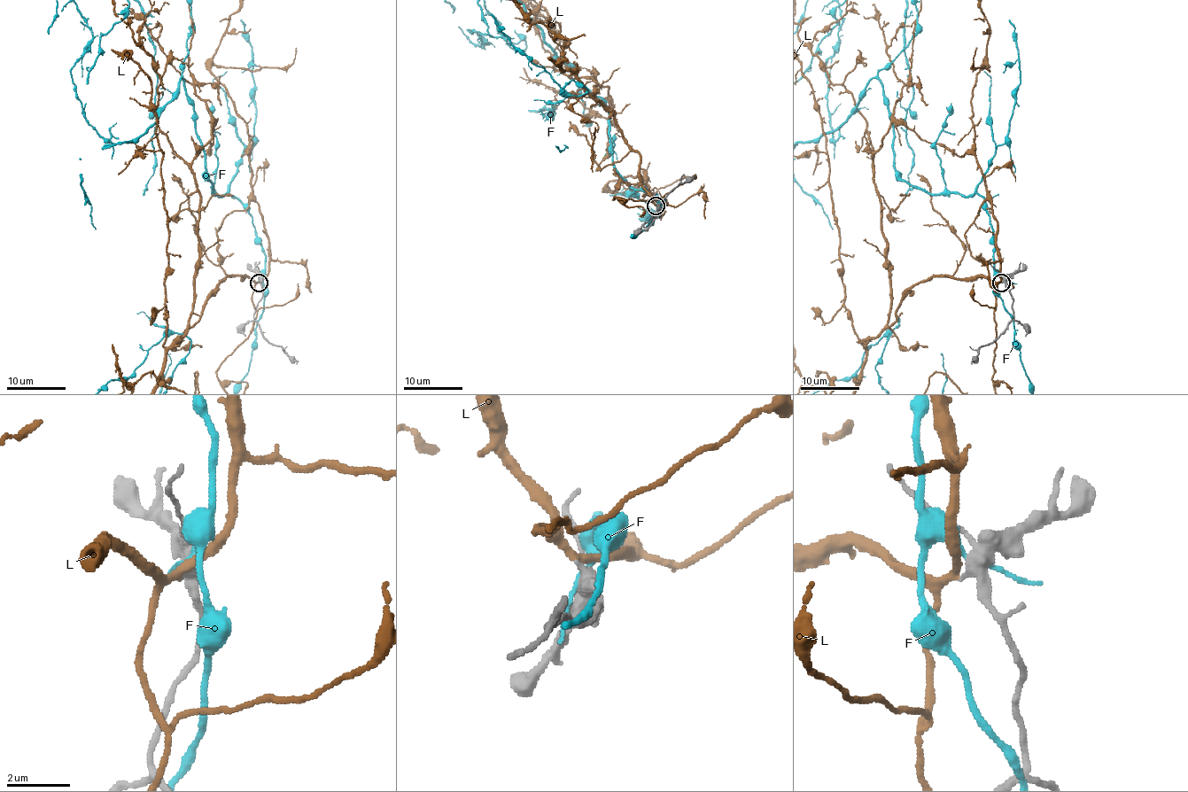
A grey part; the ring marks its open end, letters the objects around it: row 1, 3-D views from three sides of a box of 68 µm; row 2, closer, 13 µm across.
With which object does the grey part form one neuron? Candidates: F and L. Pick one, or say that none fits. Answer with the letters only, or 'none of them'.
L

